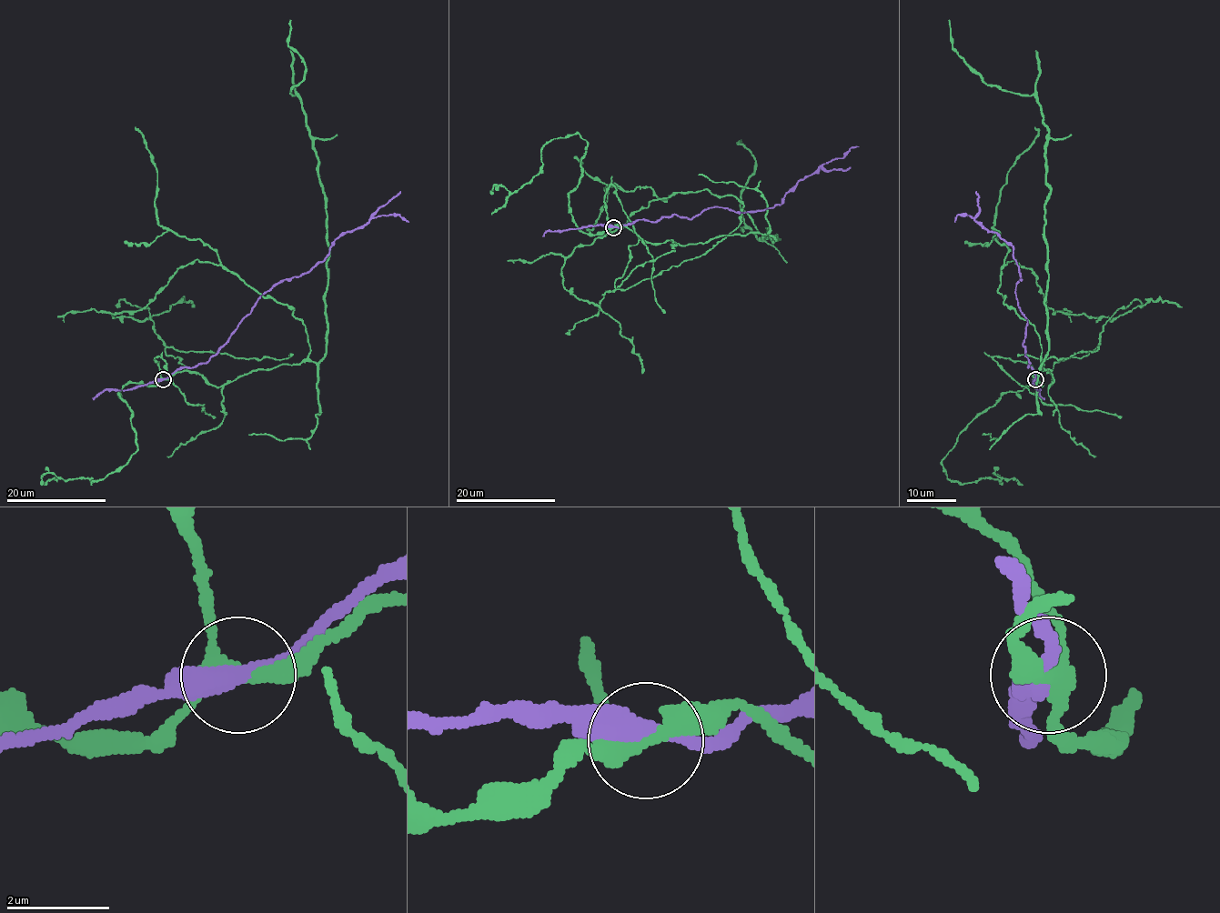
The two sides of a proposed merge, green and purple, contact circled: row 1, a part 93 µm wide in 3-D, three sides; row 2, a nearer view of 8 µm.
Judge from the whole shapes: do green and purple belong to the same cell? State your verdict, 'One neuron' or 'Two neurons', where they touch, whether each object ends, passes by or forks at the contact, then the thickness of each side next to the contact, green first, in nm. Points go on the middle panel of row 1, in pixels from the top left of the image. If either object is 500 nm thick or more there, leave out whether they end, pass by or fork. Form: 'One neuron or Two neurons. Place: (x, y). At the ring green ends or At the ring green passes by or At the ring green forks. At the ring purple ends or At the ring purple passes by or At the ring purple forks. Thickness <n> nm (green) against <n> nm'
Two neurons. Place: (613, 227). At the ring green forks. At the ring purple passes by. Thickness 320 nm (green) against 380 nm

